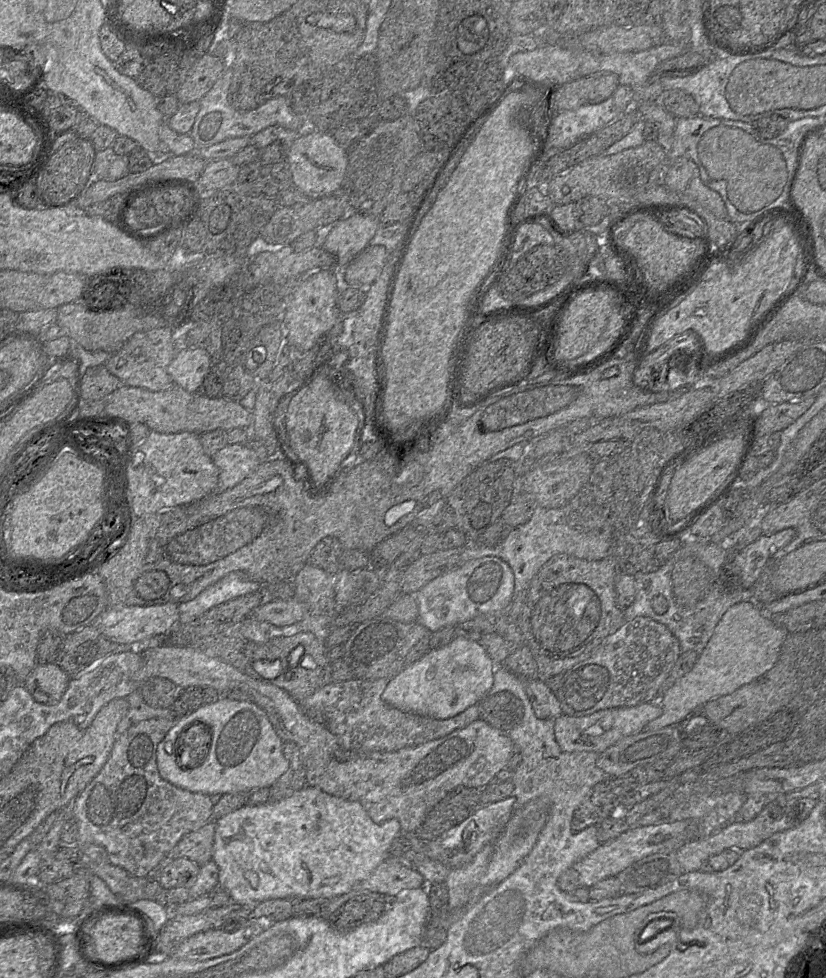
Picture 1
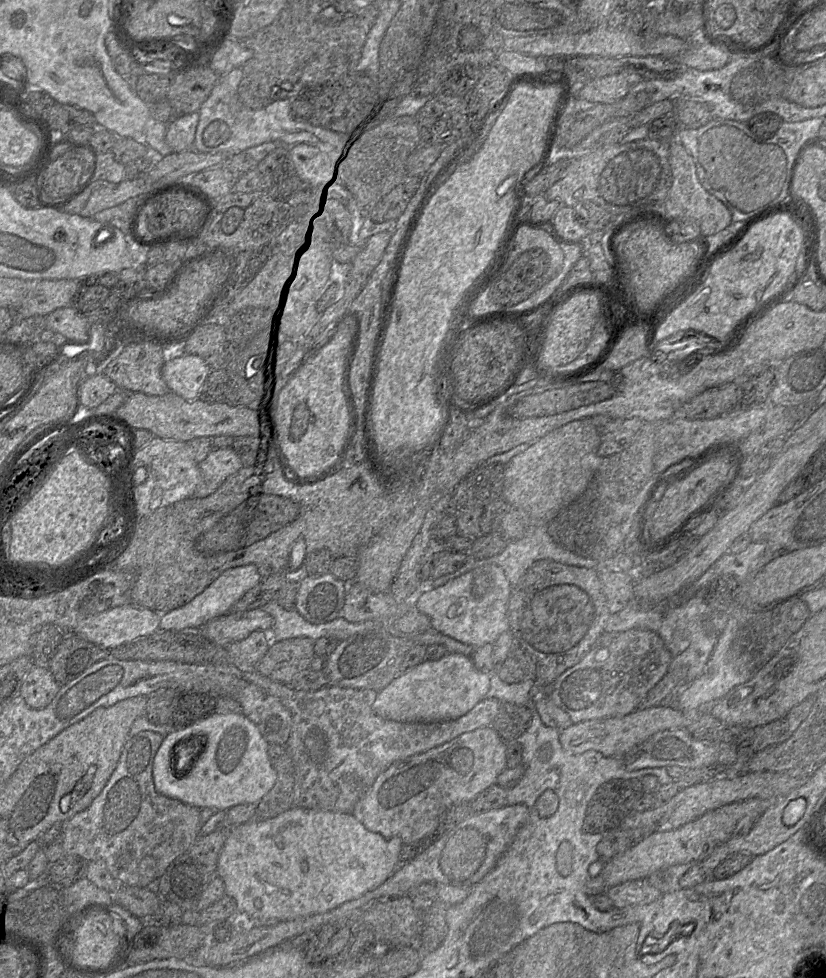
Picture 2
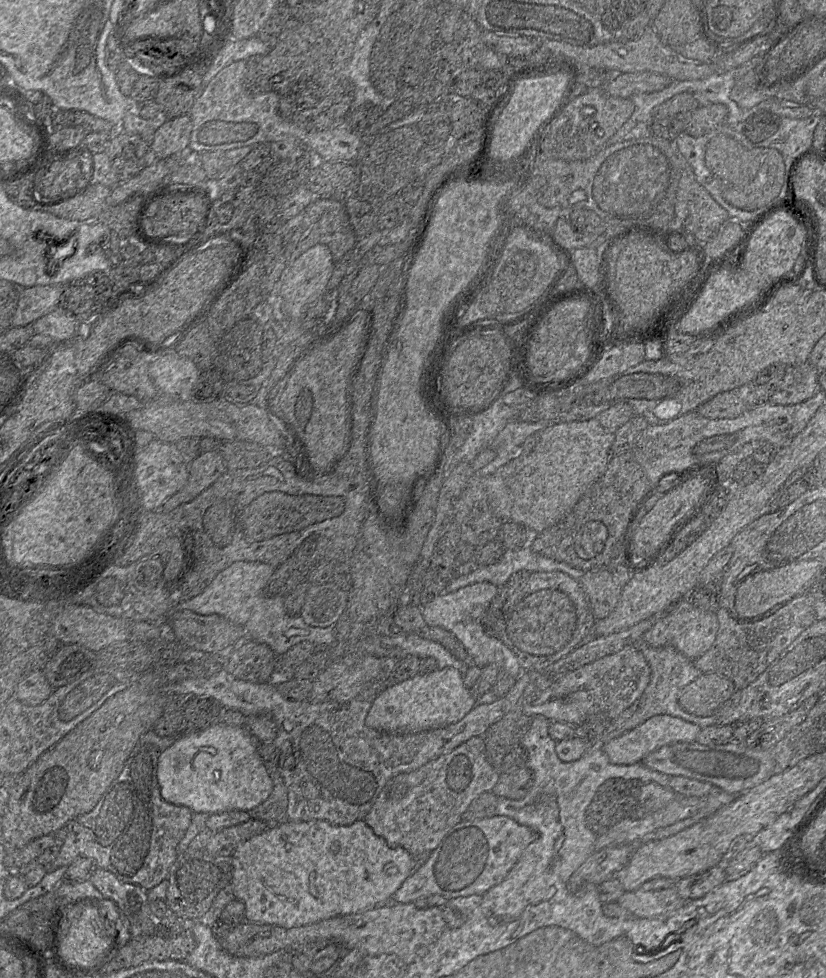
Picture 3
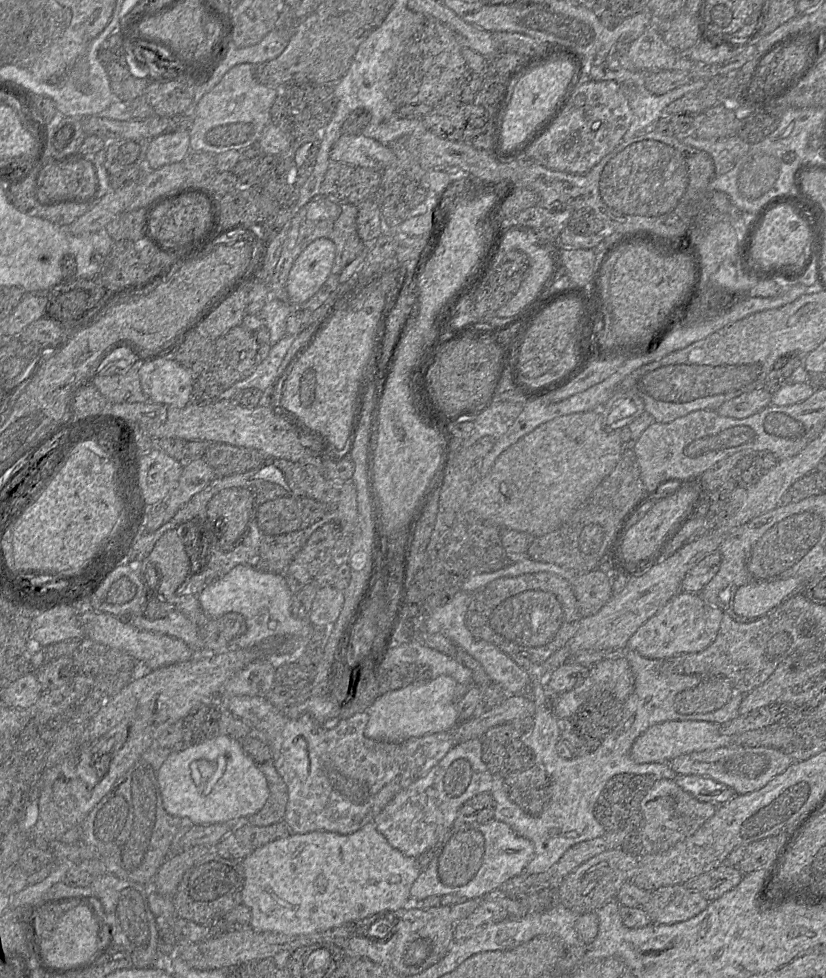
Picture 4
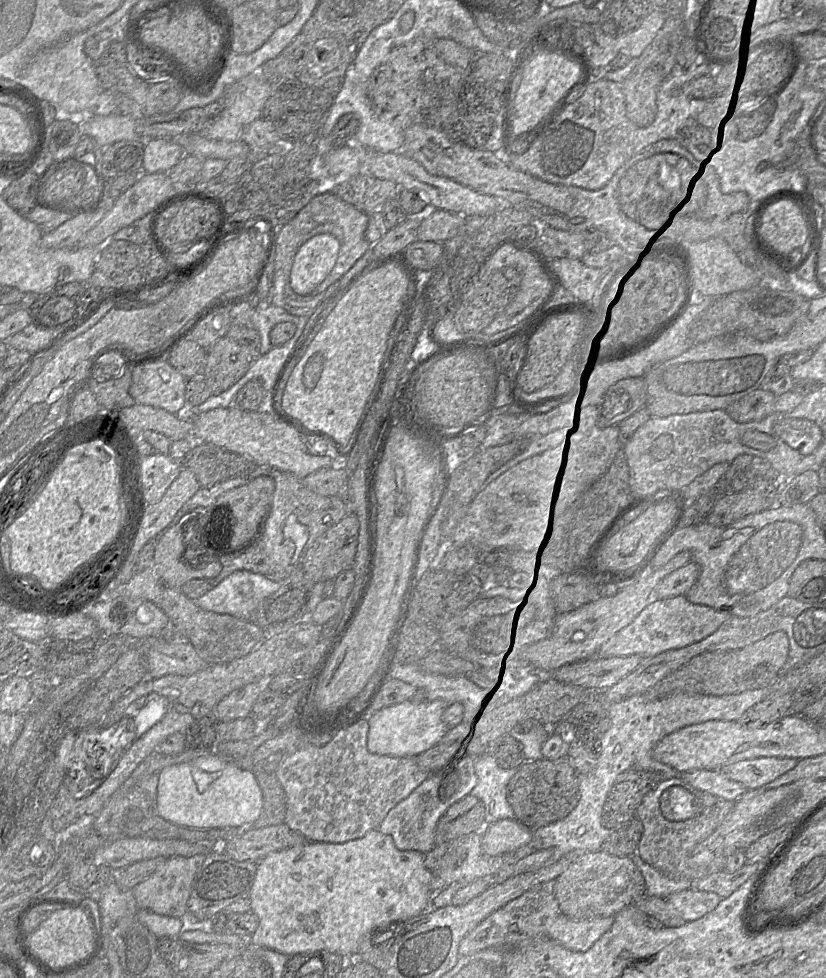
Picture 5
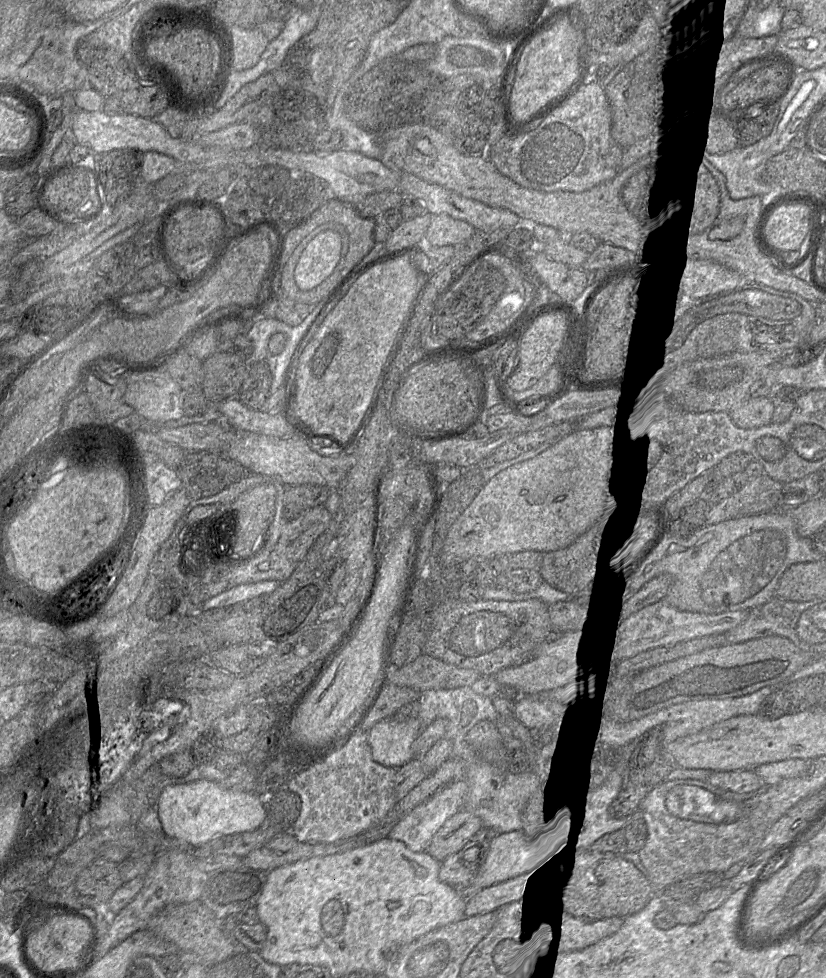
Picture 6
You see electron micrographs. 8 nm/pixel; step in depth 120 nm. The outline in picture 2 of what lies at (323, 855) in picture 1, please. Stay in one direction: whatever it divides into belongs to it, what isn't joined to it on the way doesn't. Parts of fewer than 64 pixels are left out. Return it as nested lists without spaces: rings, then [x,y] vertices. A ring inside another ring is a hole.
[[[292,807],[271,819],[251,820],[240,825],[231,826],[217,861],[217,873],[224,882],[226,895],[235,900],[238,911],[246,913],[252,919],[259,921],[261,925],[272,925],[281,921],[292,921],[329,912],[346,902],[357,899],[365,893],[376,889],[387,881],[400,866],[399,853],[402,844],[403,842],[399,837],[385,838],[378,833],[369,831],[352,813]]]

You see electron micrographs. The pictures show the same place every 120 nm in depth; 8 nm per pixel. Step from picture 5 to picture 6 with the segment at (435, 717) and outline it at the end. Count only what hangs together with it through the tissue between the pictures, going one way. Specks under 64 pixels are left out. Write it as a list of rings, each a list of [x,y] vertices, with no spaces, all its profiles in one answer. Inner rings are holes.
[[[394,716],[377,722],[367,734],[373,759],[384,766],[400,768],[415,757],[412,744],[422,730],[418,717]]]

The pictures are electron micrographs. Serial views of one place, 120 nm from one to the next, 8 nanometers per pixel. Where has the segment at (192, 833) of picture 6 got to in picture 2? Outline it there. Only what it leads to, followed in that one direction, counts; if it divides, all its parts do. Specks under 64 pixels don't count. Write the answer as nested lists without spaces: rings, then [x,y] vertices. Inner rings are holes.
[[[214,713],[163,738],[154,758],[156,791],[199,809],[226,811],[240,804],[258,804],[277,779],[268,746],[257,726],[243,713]]]

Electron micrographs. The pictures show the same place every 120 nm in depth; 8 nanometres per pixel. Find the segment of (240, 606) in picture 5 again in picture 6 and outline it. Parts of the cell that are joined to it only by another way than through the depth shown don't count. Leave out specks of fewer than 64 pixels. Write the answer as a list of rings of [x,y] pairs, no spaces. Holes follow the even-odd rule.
[[[261,581],[237,585],[216,596],[213,596],[200,605],[200,610],[229,607],[237,603],[245,602],[264,594],[275,591],[281,583],[277,581]]]

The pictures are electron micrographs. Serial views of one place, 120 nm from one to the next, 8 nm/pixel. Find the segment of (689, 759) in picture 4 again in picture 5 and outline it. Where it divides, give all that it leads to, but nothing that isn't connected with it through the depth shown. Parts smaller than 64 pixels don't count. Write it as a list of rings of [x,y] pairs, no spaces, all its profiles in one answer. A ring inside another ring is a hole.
[[[760,756],[727,765],[720,770],[747,790],[761,787],[794,768],[800,759],[793,757]]]

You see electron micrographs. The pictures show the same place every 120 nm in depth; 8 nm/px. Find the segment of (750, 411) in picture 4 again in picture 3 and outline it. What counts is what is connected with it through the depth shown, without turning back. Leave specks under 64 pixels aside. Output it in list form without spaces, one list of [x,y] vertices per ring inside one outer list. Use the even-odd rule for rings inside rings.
[[[749,382],[730,391],[715,395],[701,404],[696,412],[708,419],[735,418],[756,406],[756,386]]]

